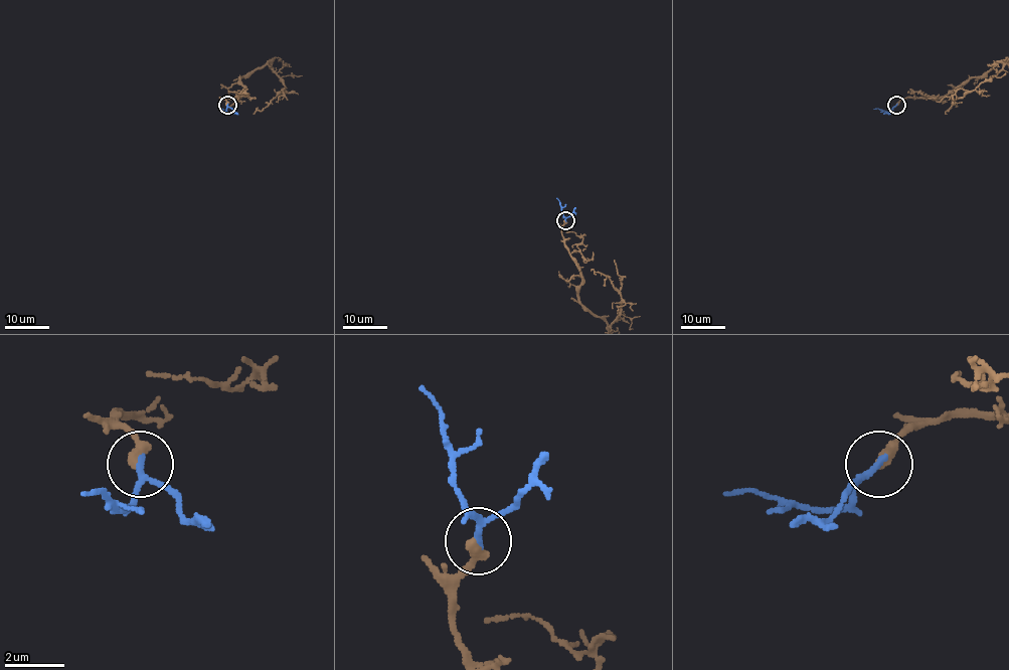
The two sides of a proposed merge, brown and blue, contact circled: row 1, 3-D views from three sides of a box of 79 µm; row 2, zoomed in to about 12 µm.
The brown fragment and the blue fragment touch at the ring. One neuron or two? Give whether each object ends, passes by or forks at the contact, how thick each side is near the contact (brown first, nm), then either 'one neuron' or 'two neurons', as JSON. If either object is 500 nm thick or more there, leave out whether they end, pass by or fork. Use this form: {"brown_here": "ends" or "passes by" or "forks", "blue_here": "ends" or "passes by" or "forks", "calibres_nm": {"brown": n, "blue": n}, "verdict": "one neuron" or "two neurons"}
{"brown_here": "ends", "blue_here": "passes by", "calibres_nm": {"brown": 420, "blue": 180}, "verdict": "one neuron"}

